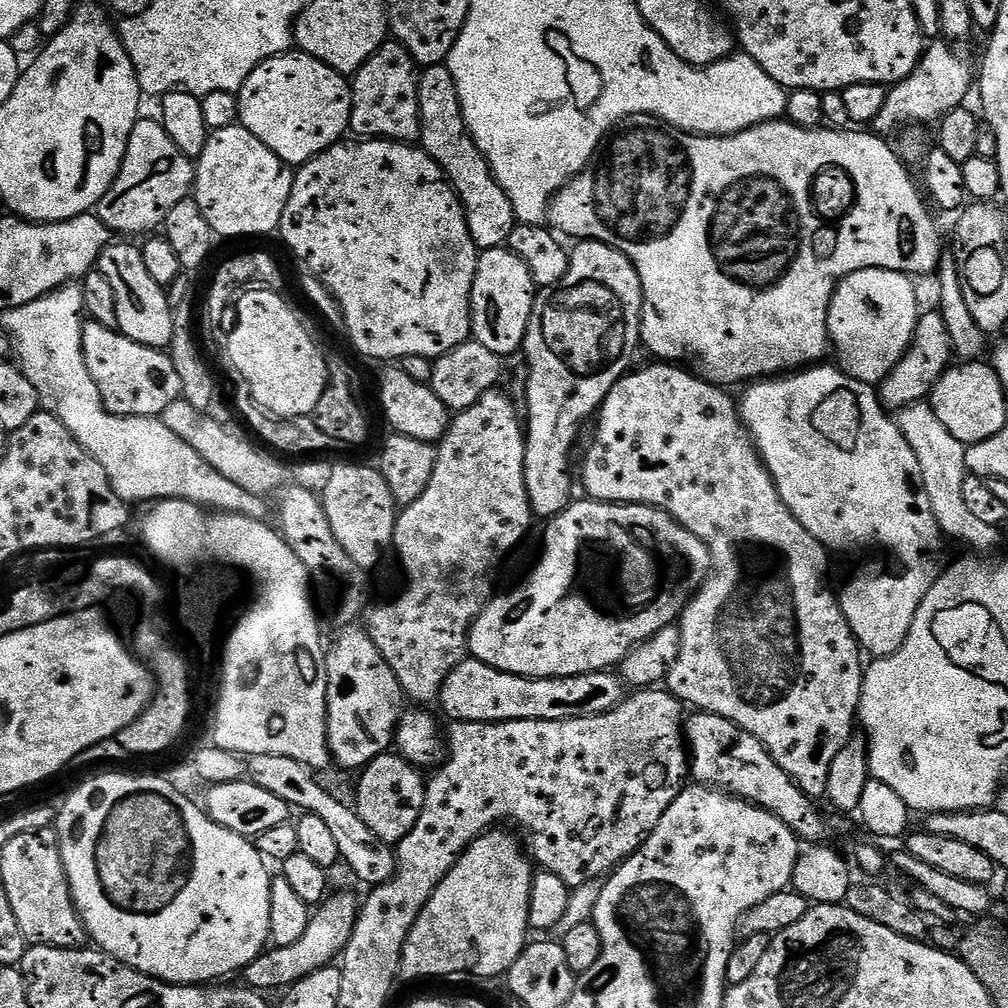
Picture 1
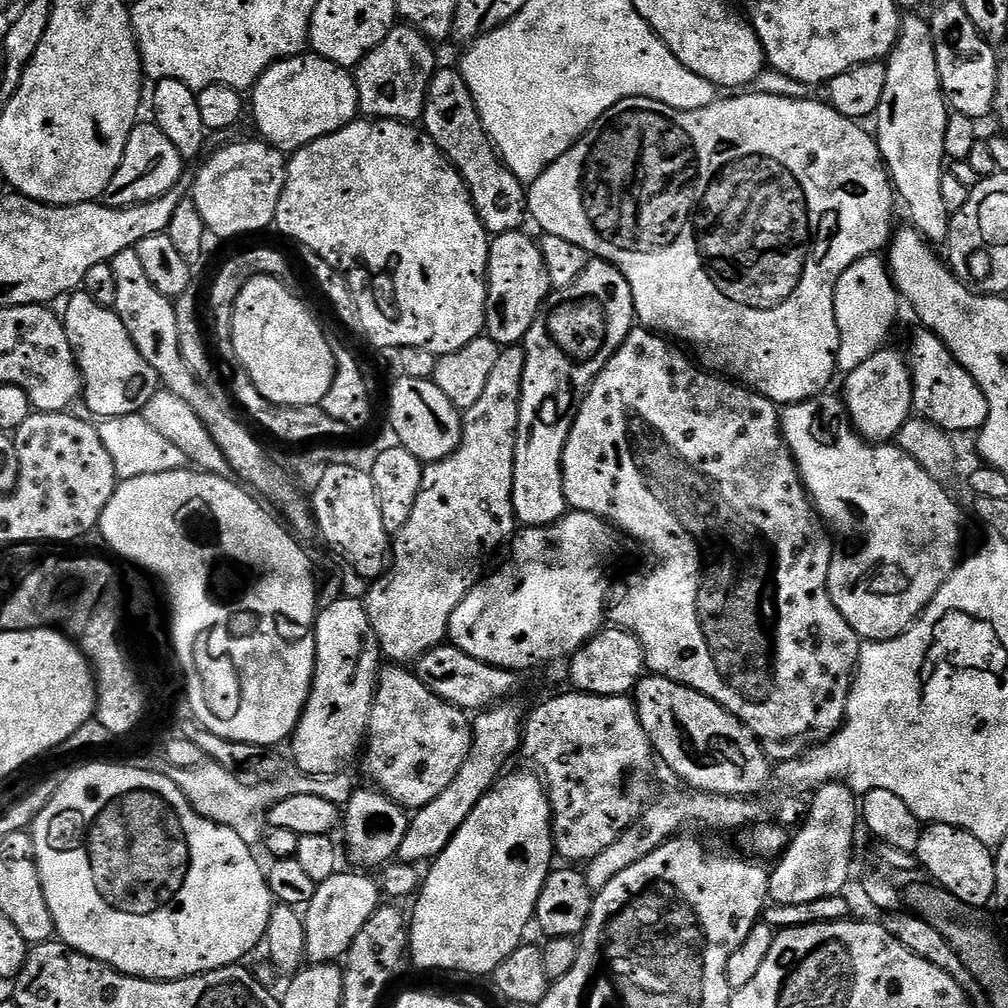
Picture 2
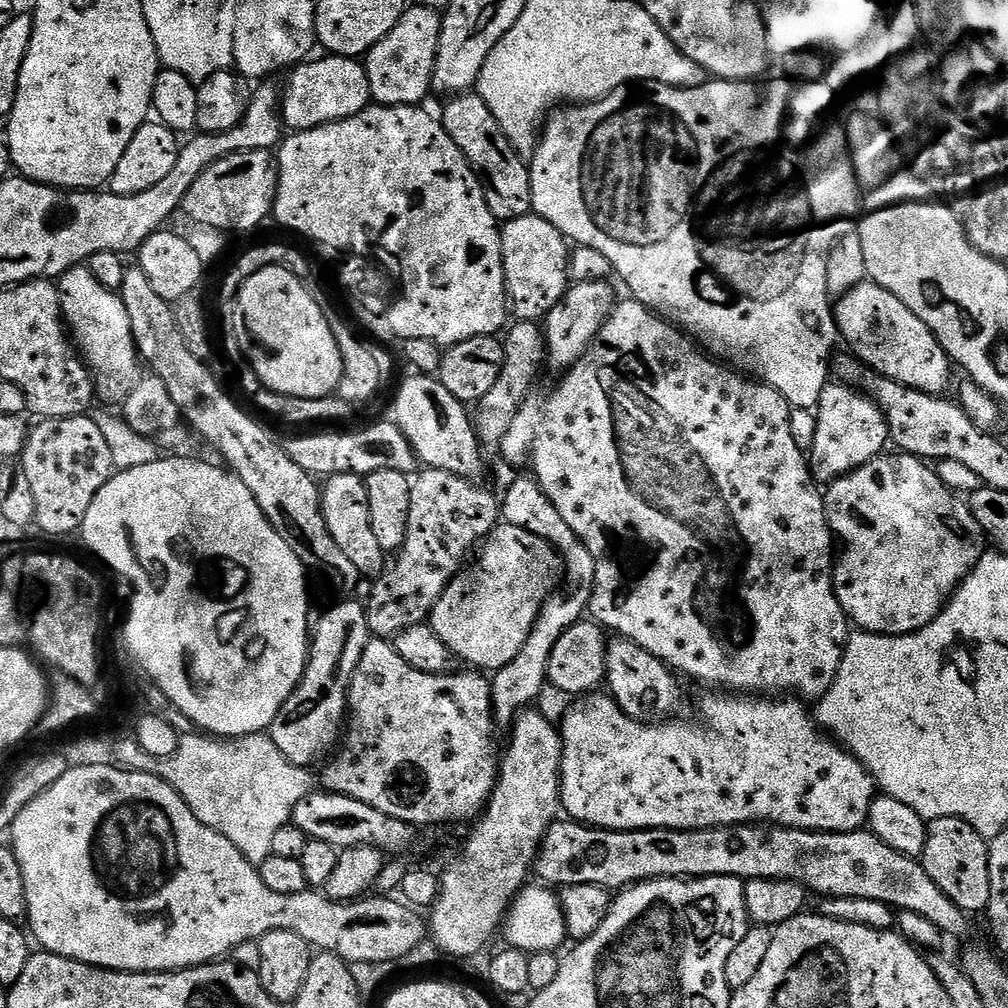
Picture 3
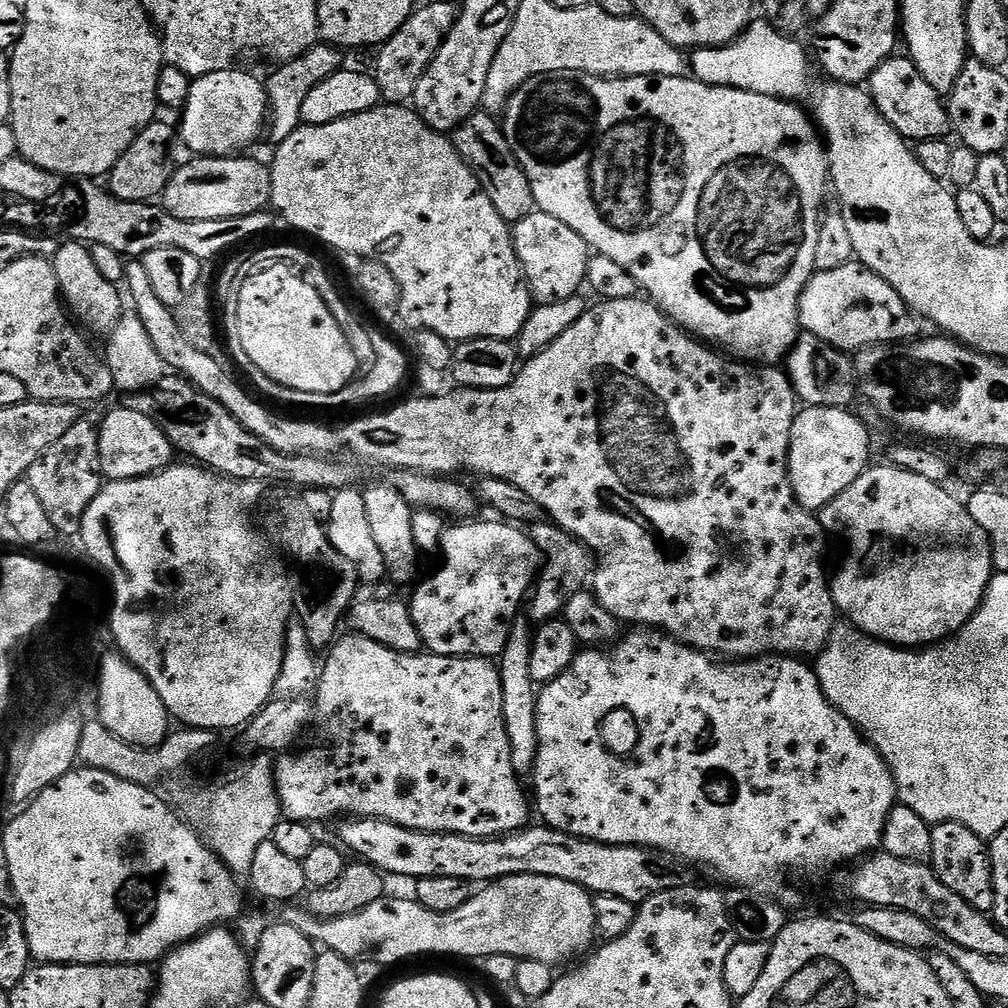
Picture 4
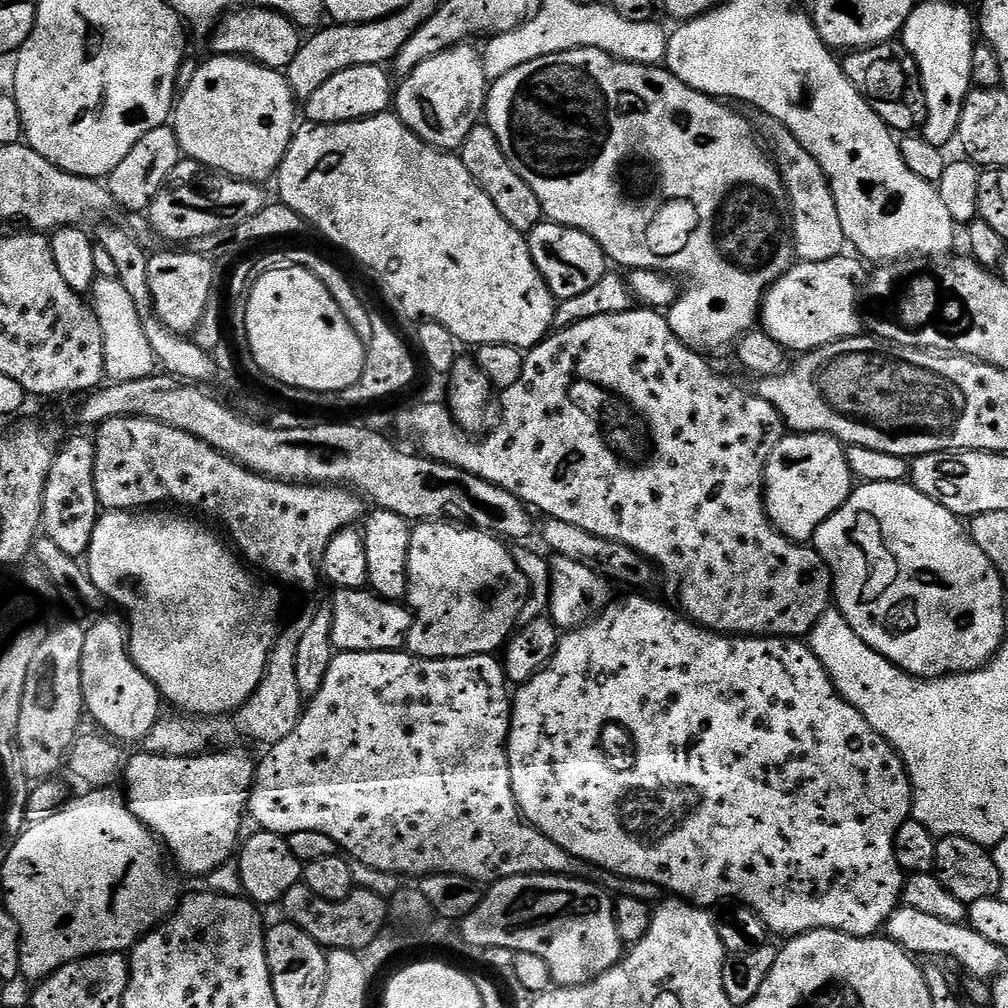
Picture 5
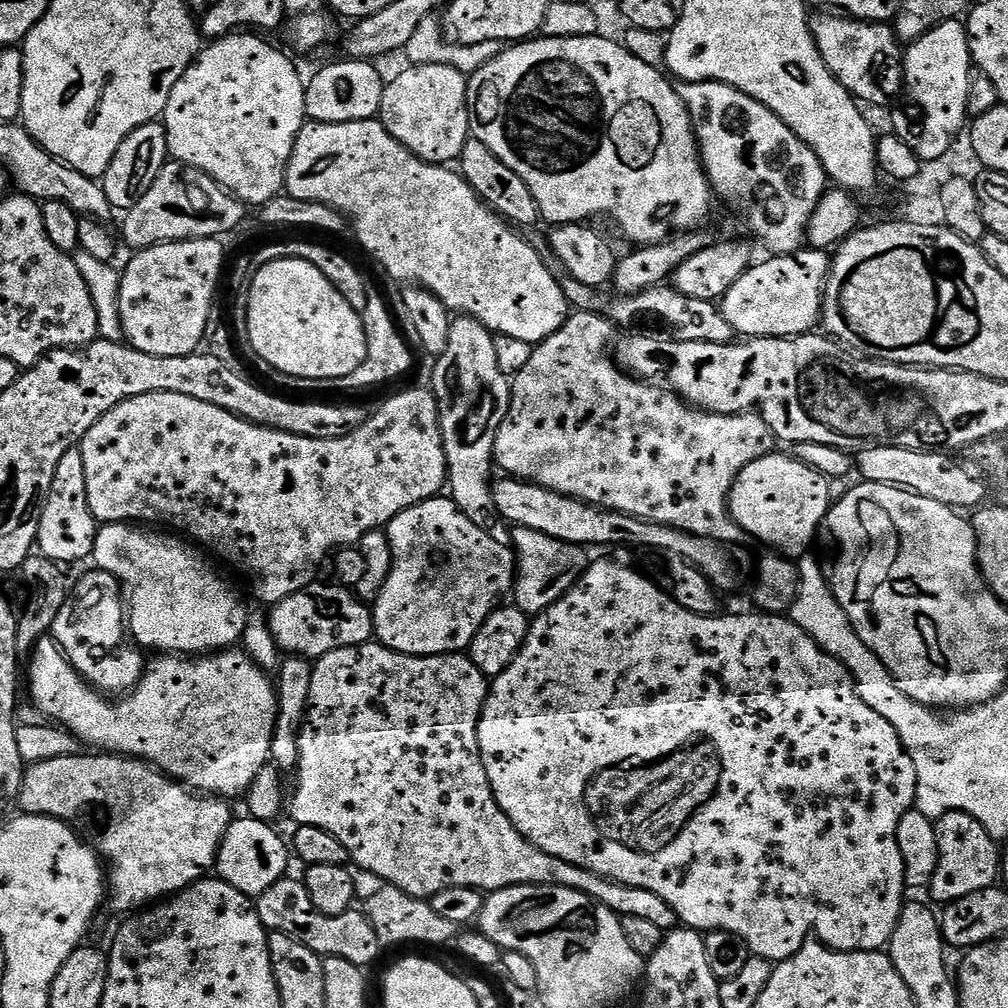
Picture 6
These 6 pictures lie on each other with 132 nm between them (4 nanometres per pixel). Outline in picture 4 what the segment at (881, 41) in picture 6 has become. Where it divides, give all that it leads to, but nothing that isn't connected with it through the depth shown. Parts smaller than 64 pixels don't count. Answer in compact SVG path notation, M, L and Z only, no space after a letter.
M891 56L884 60L868 81L868 92L876 108L896 132L909 142L919 144L945 139L951 133L951 120L941 93L926 82L909 57L898 57Z

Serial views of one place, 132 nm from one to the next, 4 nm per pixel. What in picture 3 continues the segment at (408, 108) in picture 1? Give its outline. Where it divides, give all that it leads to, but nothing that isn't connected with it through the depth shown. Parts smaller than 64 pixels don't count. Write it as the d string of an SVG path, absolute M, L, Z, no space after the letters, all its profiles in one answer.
M405 7L394 30L390 30L390 34L382 38L382 42L378 42L368 51L363 66L368 72L370 94L377 105L397 108L425 103L428 92L433 91L432 75L438 58L441 23L442 16L437 9Z

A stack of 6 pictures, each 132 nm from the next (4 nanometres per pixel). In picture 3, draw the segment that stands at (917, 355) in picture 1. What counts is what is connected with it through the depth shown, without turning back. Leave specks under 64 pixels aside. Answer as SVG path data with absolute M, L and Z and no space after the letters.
M830 382L822 390L822 398L815 409L816 433L812 436L810 467L812 479L820 486L831 486L837 480L869 464L889 447L888 424L875 404L863 395Z

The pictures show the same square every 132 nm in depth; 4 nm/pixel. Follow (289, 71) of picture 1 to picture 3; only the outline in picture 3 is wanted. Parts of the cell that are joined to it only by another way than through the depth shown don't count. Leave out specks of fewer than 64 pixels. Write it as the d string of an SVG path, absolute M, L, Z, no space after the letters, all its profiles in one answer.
M324 54L321 57L321 60L312 58L293 67L288 85L286 83L283 85L280 115L284 121L285 129L291 130L293 133L308 132L311 128L321 128L323 124L337 124L339 120L349 120L351 116L357 116L359 112L373 103L368 72L359 59L331 54Z

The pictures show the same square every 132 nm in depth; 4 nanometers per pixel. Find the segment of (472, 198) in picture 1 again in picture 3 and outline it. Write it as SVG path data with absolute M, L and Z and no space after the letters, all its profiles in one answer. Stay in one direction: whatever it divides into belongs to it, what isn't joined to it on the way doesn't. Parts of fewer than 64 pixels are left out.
M461 94L447 101L442 123L446 134L454 138L454 146L462 150L469 166L480 177L484 197L490 206L490 214L498 222L517 220L532 212L532 173L525 157L518 155L510 146L506 134L498 126L490 106L479 94Z

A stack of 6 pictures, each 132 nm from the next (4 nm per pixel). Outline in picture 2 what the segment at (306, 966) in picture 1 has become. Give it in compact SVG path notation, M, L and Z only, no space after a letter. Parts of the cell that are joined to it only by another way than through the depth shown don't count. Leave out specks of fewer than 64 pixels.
M337 870L326 882L316 885L314 898L303 909L304 933L306 934L305 957L313 964L331 964L347 956L348 947L358 938L358 930L370 922L370 918L381 907L382 893L377 881L368 876L359 876L356 872L344 873L344 870Z

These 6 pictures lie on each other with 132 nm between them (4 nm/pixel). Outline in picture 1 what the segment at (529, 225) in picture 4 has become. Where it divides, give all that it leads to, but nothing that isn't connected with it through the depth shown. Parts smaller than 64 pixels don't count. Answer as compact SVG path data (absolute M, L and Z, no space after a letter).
M506 246L486 248L479 253L472 287L472 331L471 339L477 340L494 355L507 358L524 347L524 335L528 329L528 319L534 310L537 286L530 270L518 254Z

